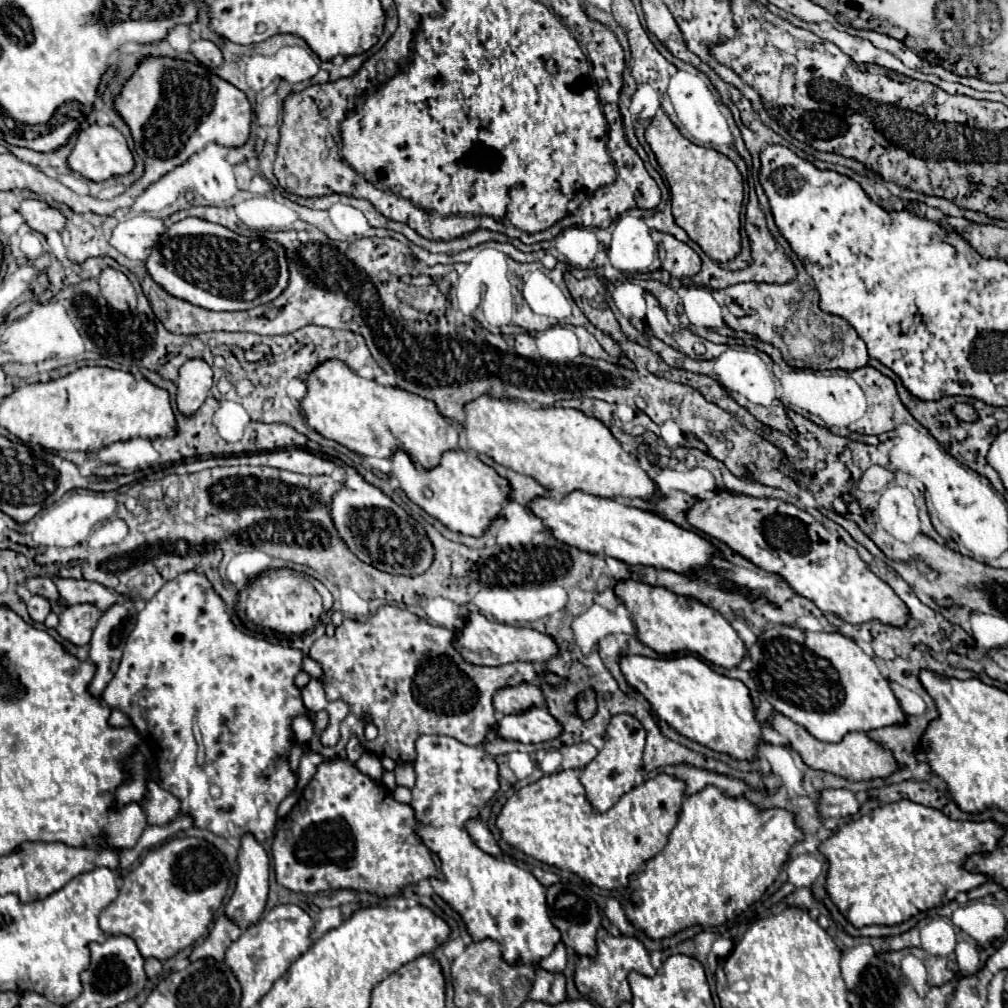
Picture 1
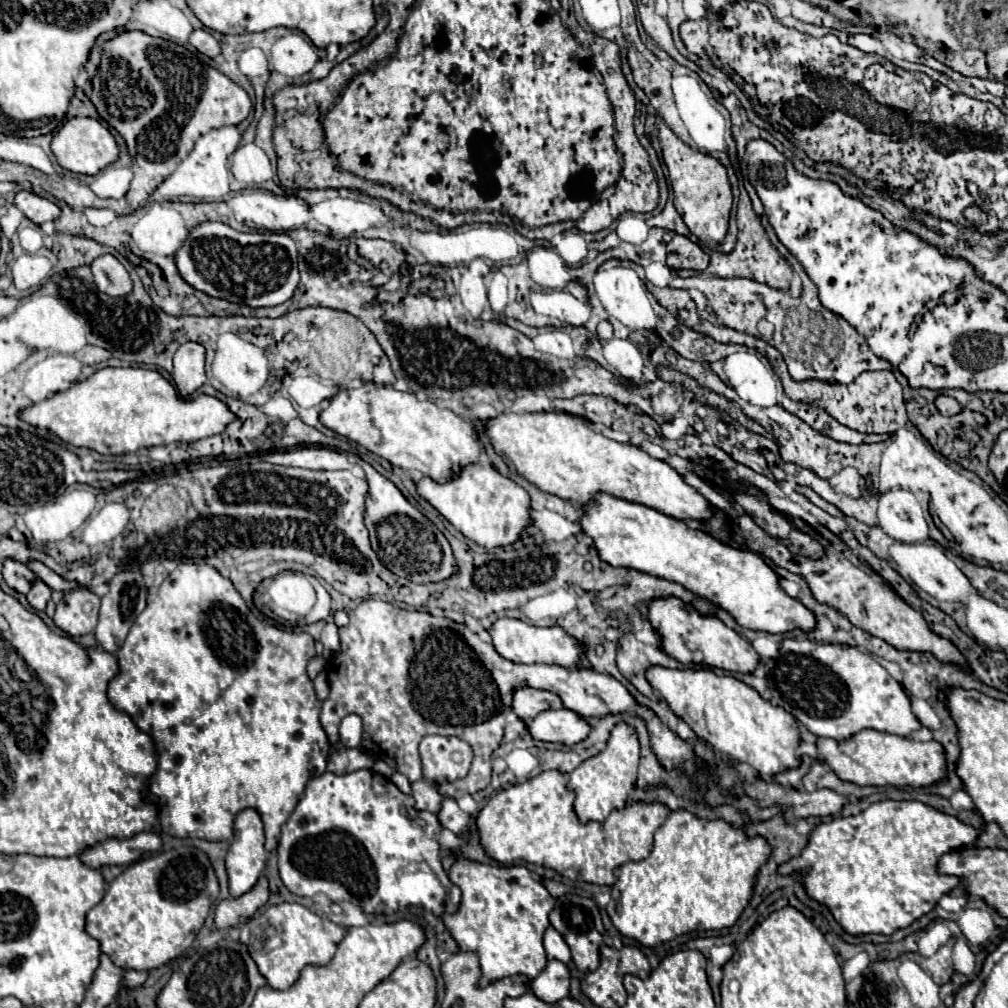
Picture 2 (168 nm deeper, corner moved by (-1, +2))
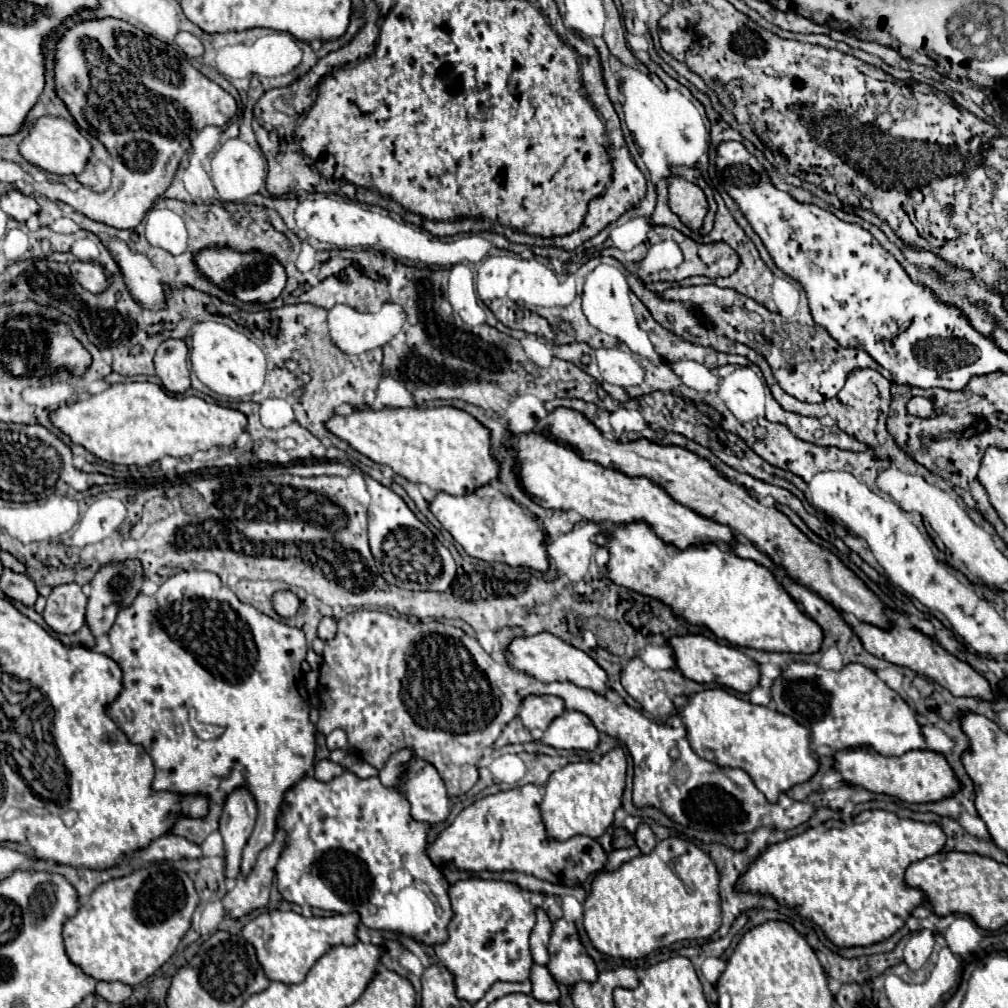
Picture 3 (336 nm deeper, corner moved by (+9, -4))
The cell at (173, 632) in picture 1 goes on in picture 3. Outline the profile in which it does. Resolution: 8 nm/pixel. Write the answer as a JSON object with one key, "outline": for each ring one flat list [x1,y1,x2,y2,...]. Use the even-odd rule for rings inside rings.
{"outline":[[182,571,182,573,176,573,174,577,170,577,154,595,144,595,140,593,132,605,128,607,122,607,116,615,116,621,112,625,112,629,108,631,108,637,110,637,110,643,112,643,112,649,106,653,110,659,114,659,120,669,122,669,122,683,124,683,124,689,122,693,118,695,118,699,108,707,108,715,112,717,112,721,126,733,126,737,130,739,130,743,136,743,136,745,142,745,146,749,146,753,152,757,154,761,154,769,156,769,156,777,154,777,154,783,152,787,156,791,178,791,178,793,184,793,184,795,190,795,190,793,200,793,200,795,206,795,210,799,210,813,204,817,204,819,188,819,188,817,180,817,176,827,172,829,172,833,176,835,182,835,186,839,190,839,192,843,202,843,204,837,212,831,216,831,218,827,218,817,222,813,222,807,224,807,224,801,226,797,230,795,230,791,234,791,236,787,246,787,256,803,258,803,258,819,256,819,256,827,250,835,250,839,247,841,242,853,241,871,240,877,246,877,254,863,256,863,256,857,258,853,270,845,270,839,274,839,274,831,276,831,276,817,278,817,278,809,282,805,282,799,284,799,284,793,286,789,290,789,298,779,302,779,312,767,314,767,314,725,310,723,308,719,308,711,310,711,310,697,308,697,308,691,306,691,306,681,304,681,304,673,300,669,300,663,304,661,306,657,306,639,304,639,304,633,298,629,298,627,290,627,278,619,272,619,268,617,266,613,258,611,256,607,252,605,246,605,242,603,236,593,224,585,220,581,220,577,216,573,208,573,208,571],[194,707,196,713,198,713,198,721,200,723,212,723,212,725,220,725,220,727,226,727,224,735,220,735,218,739,214,741,202,741,198,737,194,737,194,733,190,731,190,725,188,725,188,709]]}

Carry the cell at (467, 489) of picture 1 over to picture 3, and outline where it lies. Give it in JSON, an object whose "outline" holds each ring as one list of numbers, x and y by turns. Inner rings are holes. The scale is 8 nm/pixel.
{"outline":[[484,485,474,493,460,497,438,493,430,503,430,509,470,557,482,561,498,561,510,567,530,567,540,573,548,571,544,529,532,515,528,515,512,499,504,497,494,485]]}

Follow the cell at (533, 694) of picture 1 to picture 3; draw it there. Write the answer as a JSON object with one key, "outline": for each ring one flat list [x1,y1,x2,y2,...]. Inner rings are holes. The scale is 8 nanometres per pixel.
{"outline":[[530,695,522,701,522,711,518,717,522,719,526,729,542,729,544,731,564,711,566,711,566,707,564,707,564,701,560,697]]}

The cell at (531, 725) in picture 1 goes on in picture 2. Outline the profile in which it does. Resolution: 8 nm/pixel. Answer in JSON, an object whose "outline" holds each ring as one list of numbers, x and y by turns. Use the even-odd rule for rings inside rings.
{"outline":[[548,709,538,713,532,723,526,725,526,731,538,741,552,741,574,745,588,735,588,721,570,709]]}

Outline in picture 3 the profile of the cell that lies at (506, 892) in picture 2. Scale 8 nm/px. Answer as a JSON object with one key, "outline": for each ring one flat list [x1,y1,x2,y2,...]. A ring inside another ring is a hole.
{"outline":[[468,879,468,881,458,881,456,885,450,887,450,901,452,901,454,917,448,923,448,941,436,945,434,951,440,965,452,973,458,999,464,999,474,1005,484,997,484,993,496,981,526,981,532,967,528,939,536,925,536,907,530,903,530,893,522,891,514,883]]}

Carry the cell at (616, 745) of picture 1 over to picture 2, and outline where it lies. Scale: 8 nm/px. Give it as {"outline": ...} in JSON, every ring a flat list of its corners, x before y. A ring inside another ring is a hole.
{"outline":[[616,723,610,733,606,749,582,761,570,773,568,787,576,791,574,809,580,821,604,821,610,815,610,811,622,809,626,805,628,793,632,791,636,783,638,757,640,757,640,743,638,743,636,729,626,723]]}

